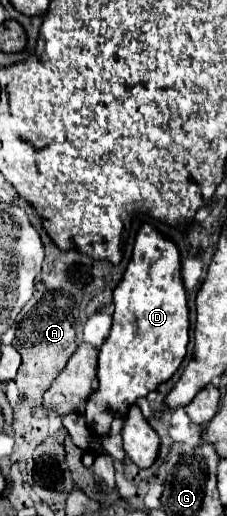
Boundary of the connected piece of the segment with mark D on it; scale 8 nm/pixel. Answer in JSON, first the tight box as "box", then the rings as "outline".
{"box":[85,225,189,435],"outline":[[[143,225],[135,239],[131,263],[115,289],[115,313],[111,335],[99,349],[99,391],[97,403],[87,403],[85,419],[93,425],[93,435],[109,433],[113,413],[125,417],[139,397],[155,391],[179,369],[189,343],[189,309],[181,279],[179,251],[155,227]]]}

